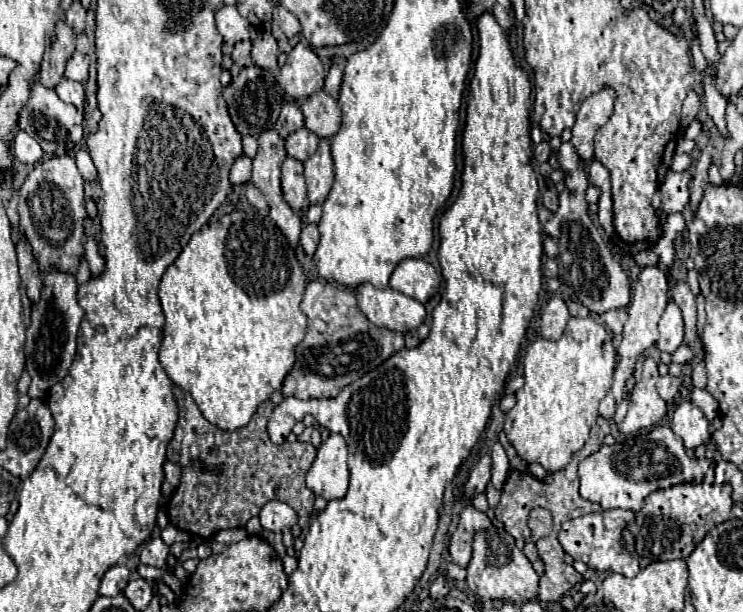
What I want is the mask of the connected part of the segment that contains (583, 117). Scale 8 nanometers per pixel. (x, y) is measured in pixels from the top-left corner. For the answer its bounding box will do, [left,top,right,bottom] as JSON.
[570,89,614,161]

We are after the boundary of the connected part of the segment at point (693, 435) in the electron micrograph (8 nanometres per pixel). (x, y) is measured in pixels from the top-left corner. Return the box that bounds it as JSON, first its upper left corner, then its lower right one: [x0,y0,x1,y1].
[670,401,710,449]

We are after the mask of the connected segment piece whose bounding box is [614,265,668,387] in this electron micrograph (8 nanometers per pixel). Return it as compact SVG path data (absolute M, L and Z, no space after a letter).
M650 265L650 267L644 267L638 275L638 281L632 289L632 301L628 305L628 321L624 323L624 331L622 331L622 343L618 347L618 355L620 355L620 361L618 361L618 367L616 367L616 385L622 387L624 381L632 375L634 371L634 363L636 359L650 347L658 341L658 321L664 313L668 305L668 279L666 275L656 267L656 265Z

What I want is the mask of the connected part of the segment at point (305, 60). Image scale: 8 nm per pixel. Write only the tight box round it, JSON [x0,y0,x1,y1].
[278,41,324,101]

